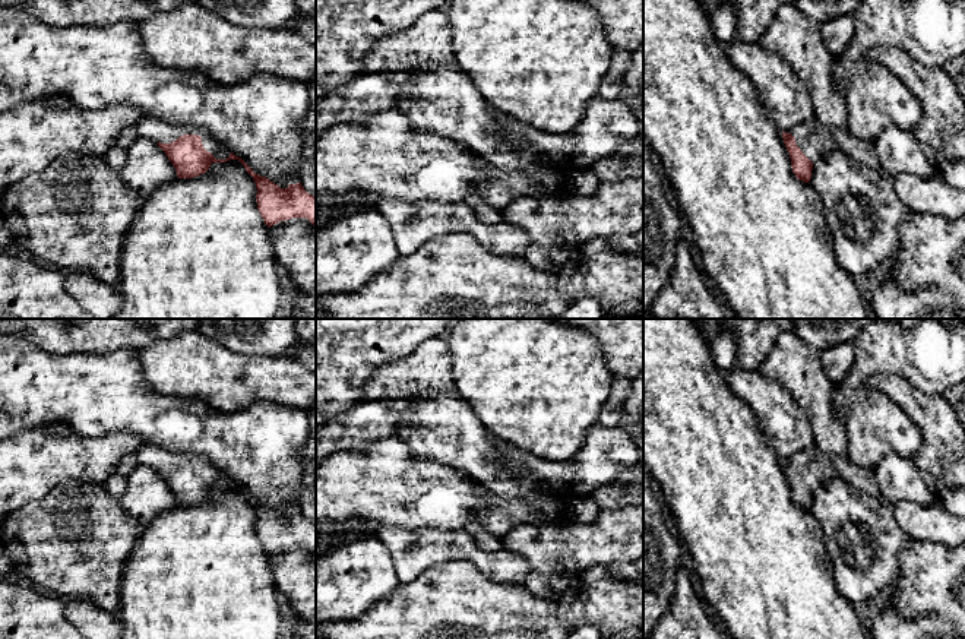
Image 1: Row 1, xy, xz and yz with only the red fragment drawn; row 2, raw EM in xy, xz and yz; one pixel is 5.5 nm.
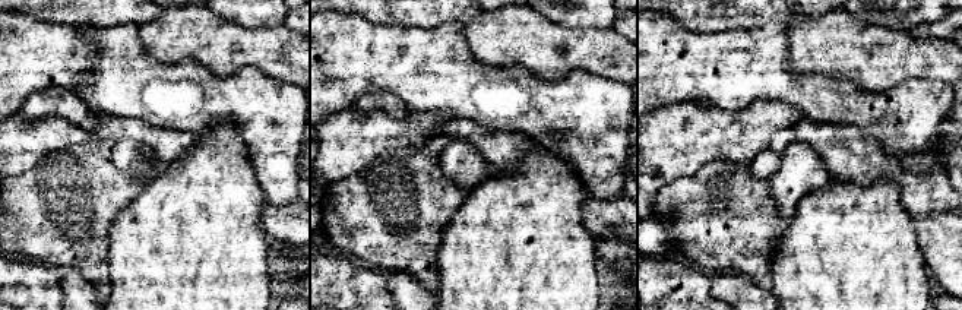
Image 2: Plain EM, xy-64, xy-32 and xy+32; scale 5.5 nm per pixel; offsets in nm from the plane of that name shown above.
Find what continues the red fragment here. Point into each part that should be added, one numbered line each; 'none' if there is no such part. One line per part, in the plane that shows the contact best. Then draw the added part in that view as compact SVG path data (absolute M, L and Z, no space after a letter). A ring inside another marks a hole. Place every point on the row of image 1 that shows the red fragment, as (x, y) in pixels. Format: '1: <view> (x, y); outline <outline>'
1: xy (155, 130); outline M145 117L133 126L140 137L149 139L154 143L171 143L183 135L197 135L202 137L203 148L216 159L227 159L231 151L213 137L208 129L197 126L174 126L154 117Z

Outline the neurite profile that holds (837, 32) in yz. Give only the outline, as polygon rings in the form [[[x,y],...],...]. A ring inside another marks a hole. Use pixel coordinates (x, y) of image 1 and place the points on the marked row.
[[[854,15],[838,16],[822,23],[820,32],[832,57],[841,56],[854,35]]]

